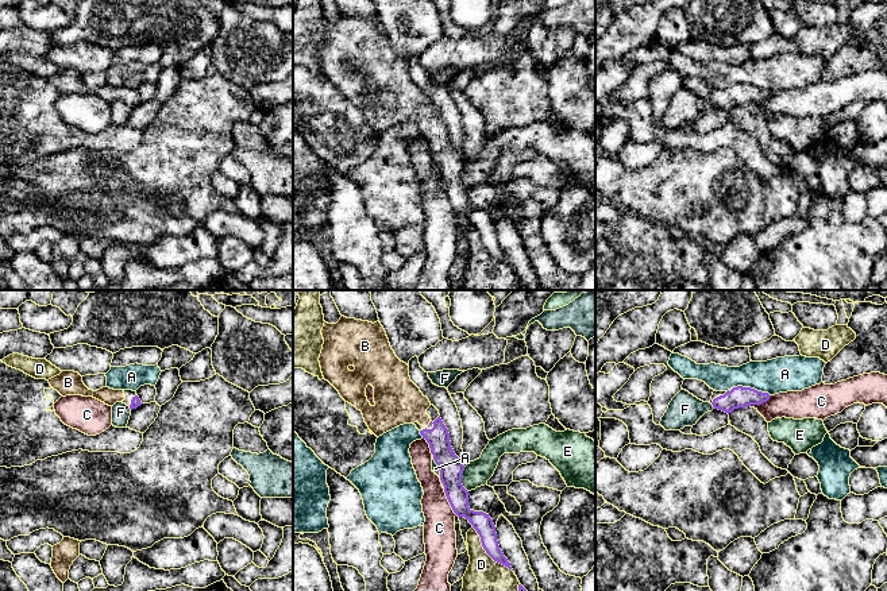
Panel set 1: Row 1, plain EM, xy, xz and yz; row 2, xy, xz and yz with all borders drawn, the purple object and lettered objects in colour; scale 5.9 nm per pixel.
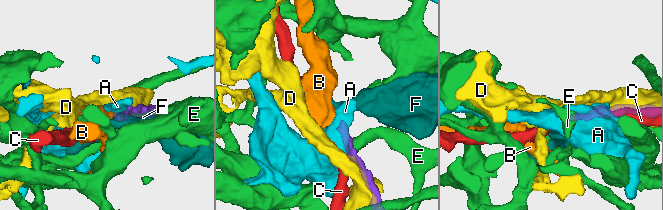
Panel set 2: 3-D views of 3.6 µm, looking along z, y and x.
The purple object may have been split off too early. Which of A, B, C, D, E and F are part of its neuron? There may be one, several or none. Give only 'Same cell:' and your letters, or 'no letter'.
Same cell: B

